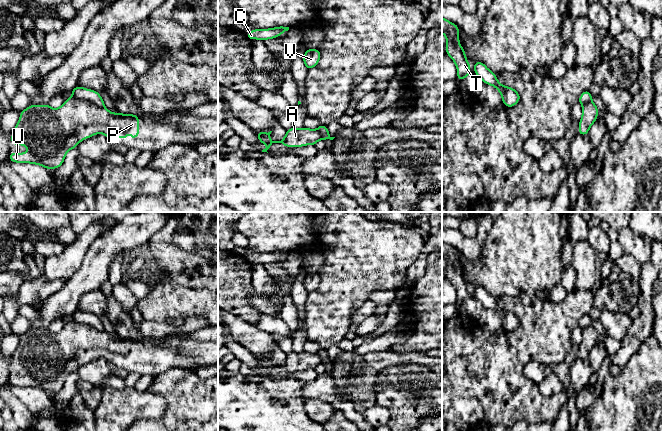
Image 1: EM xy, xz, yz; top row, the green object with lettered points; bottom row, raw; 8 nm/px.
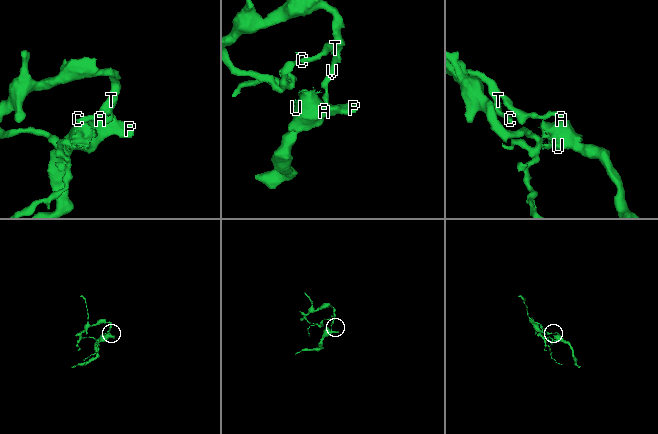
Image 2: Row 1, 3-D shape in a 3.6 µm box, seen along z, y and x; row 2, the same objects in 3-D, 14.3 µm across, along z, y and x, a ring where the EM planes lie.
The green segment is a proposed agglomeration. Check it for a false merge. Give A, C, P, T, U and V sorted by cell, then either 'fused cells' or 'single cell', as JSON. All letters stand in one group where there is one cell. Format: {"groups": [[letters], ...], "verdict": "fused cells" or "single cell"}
{"groups": [["A", "P", "U"], ["C", "T", "V"]], "verdict": "fused cells"}

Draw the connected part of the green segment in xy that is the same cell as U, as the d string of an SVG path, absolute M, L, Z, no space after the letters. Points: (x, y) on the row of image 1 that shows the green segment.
M72 96L57 109L46 105L30 105L20 113L19 121L12 131L10 144L24 145L30 150L26 153L9 153L9 159L17 163L41 165L48 170L59 168L67 152L93 135L102 133L115 141L116 137L127 139L127 130L131 130L131 139L139 136L139 117L132 114L112 113L105 107L98 107L90 101Z

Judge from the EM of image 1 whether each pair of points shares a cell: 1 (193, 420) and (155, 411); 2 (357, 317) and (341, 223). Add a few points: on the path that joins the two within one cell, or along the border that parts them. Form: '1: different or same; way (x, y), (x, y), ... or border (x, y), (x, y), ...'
1: different; border (167, 401), (167, 410), (160, 417), (141, 419)
2: different; border (367, 299), (352, 315), (351, 323)

